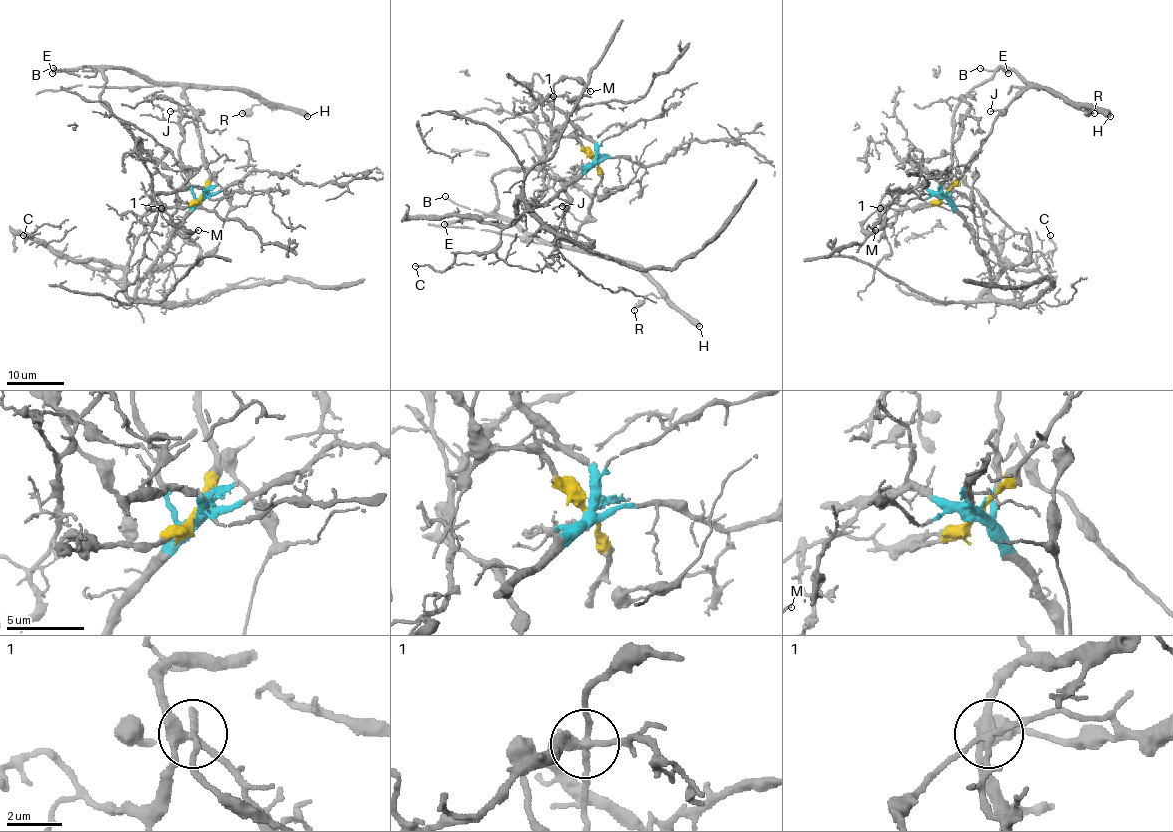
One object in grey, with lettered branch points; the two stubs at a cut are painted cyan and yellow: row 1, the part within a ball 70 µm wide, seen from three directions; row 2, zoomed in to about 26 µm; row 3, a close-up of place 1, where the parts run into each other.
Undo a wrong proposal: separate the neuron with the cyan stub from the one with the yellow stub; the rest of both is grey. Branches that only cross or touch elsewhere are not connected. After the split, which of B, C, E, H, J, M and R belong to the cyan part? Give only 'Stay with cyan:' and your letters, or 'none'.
Stay with cyan: C

